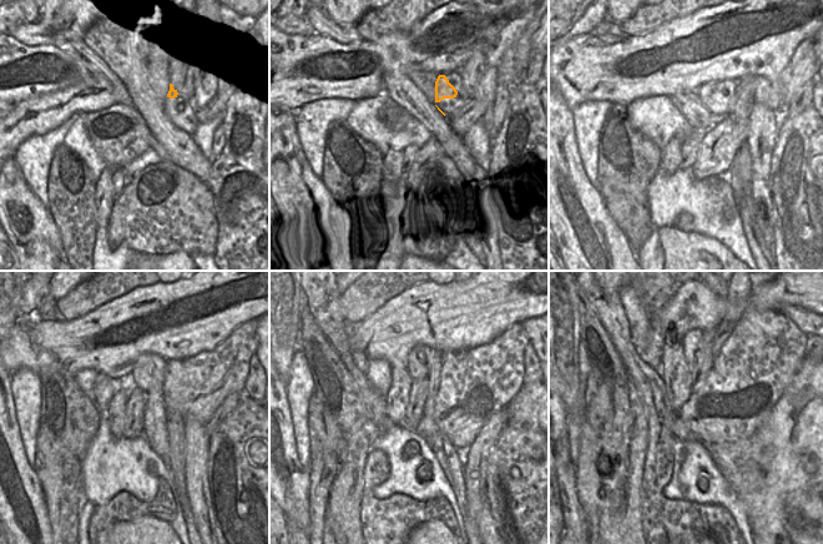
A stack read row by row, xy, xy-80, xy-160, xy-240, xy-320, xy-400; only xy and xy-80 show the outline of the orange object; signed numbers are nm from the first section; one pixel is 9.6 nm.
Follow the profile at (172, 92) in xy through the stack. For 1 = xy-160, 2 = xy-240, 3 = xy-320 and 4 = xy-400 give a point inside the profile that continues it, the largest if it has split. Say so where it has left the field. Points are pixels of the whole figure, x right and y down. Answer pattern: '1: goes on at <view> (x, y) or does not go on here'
1: goes on at xy-160 (710, 92)
2: goes on at xy-240 (149, 368)
3: goes on at xy-320 (419, 358)
4: goes on at xy-400 (692, 341)

